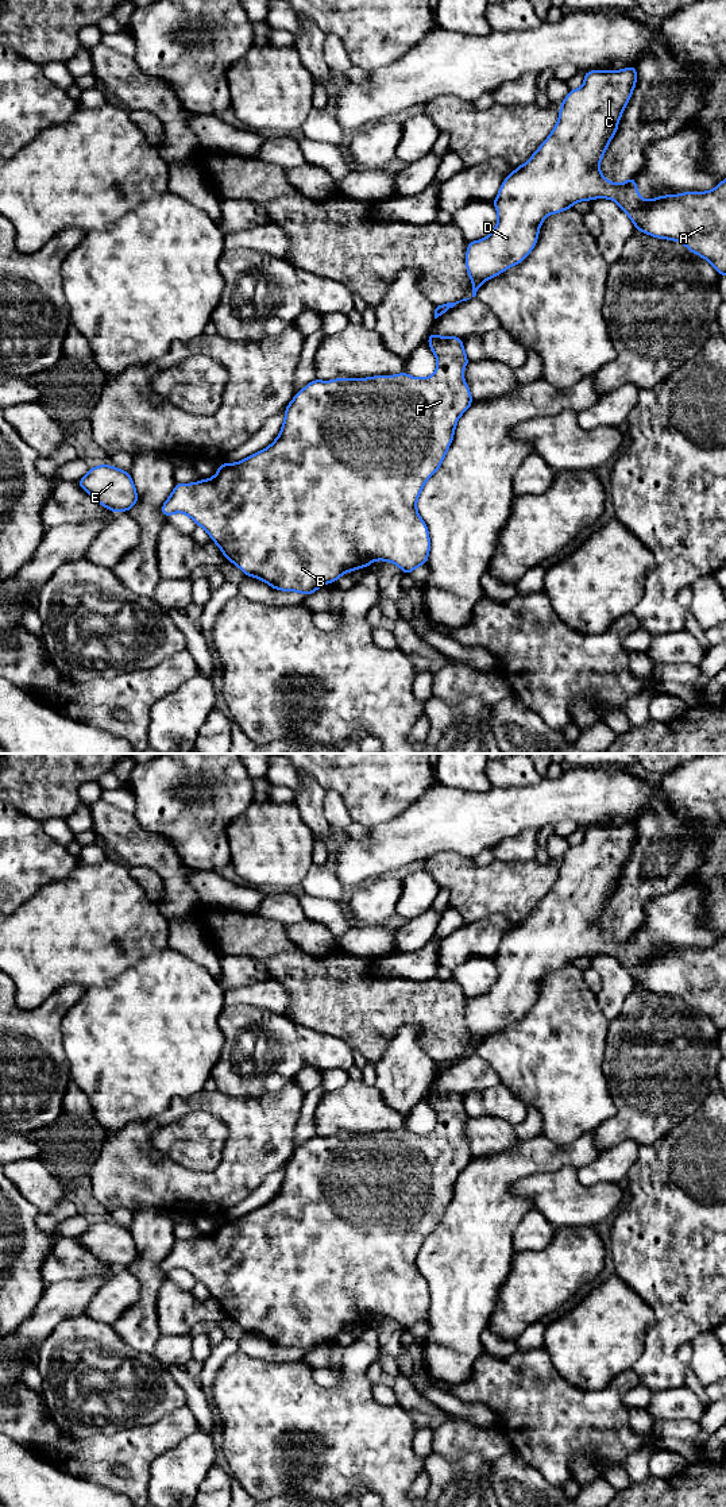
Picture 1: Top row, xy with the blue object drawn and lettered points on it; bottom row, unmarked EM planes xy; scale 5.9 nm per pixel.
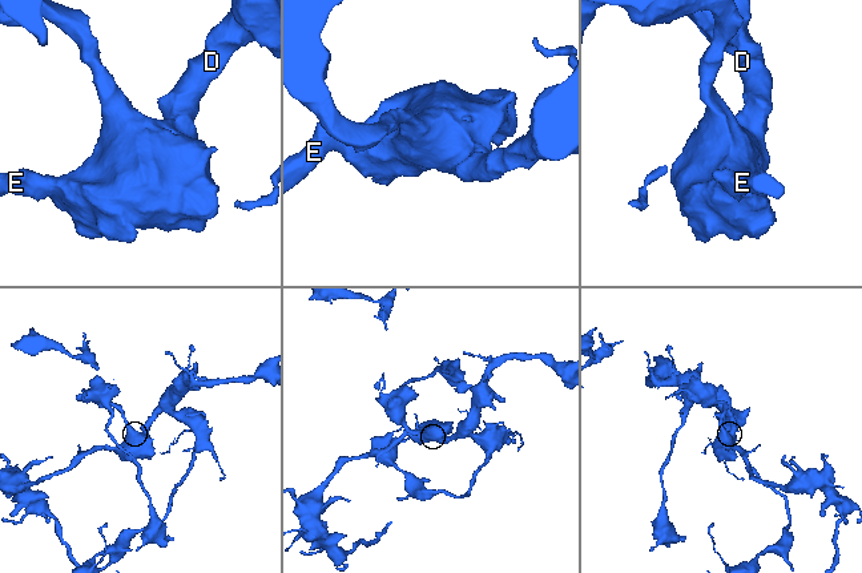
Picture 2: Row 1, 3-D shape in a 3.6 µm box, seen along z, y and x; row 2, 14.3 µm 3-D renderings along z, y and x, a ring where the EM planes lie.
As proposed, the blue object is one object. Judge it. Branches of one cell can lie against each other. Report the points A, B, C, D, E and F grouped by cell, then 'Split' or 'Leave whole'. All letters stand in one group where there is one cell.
Groups: A B C D E F. Leave whole

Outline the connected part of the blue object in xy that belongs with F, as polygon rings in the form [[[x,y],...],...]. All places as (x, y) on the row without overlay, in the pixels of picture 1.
[[[429,1088],[428,1099],[437,1123],[426,1134],[403,1128],[368,1134],[313,1136],[286,1163],[281,1188],[269,1203],[240,1218],[220,1219],[212,1234],[175,1240],[162,1261],[162,1271],[166,1275],[173,1269],[188,1271],[209,1290],[227,1317],[275,1346],[309,1352],[374,1317],[391,1318],[403,1330],[426,1321],[430,1295],[417,1268],[417,1254],[441,1222],[457,1176],[474,1159],[463,1133],[470,1118],[463,1095]]]

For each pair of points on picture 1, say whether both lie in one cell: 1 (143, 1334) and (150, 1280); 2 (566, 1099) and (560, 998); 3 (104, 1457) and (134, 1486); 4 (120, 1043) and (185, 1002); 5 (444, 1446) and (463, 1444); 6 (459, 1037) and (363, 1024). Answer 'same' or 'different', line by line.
1: same
2: same
3: same
4: same
5: same
6: same

